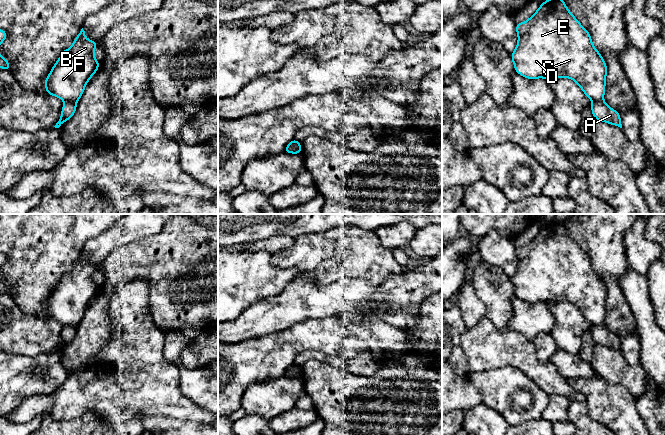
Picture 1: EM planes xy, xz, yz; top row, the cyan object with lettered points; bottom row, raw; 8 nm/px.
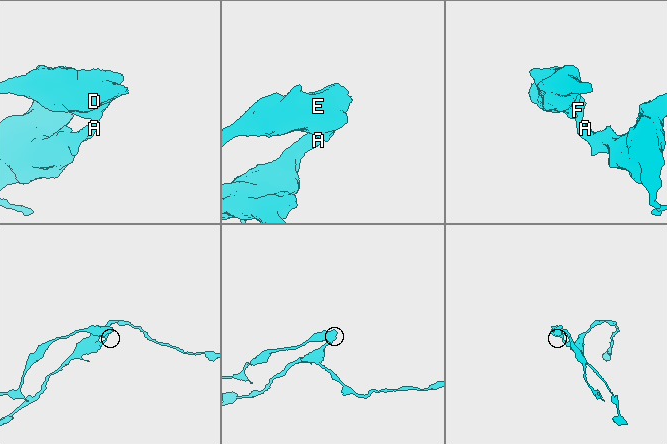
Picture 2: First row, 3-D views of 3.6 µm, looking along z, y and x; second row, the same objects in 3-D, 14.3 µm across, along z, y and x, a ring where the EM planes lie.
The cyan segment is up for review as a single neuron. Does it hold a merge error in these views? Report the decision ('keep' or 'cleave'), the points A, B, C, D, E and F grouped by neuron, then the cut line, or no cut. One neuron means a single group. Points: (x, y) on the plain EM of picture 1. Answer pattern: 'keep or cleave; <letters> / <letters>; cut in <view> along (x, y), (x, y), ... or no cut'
cleave; A / B C D E F; cut in xy along (65, 325), (73, 325), (75, 327)

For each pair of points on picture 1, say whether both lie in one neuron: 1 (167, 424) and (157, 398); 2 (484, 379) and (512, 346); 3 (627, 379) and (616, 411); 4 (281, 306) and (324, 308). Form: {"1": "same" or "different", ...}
{"1": "different", "2": "different", "3": "different", "4": "same"}

